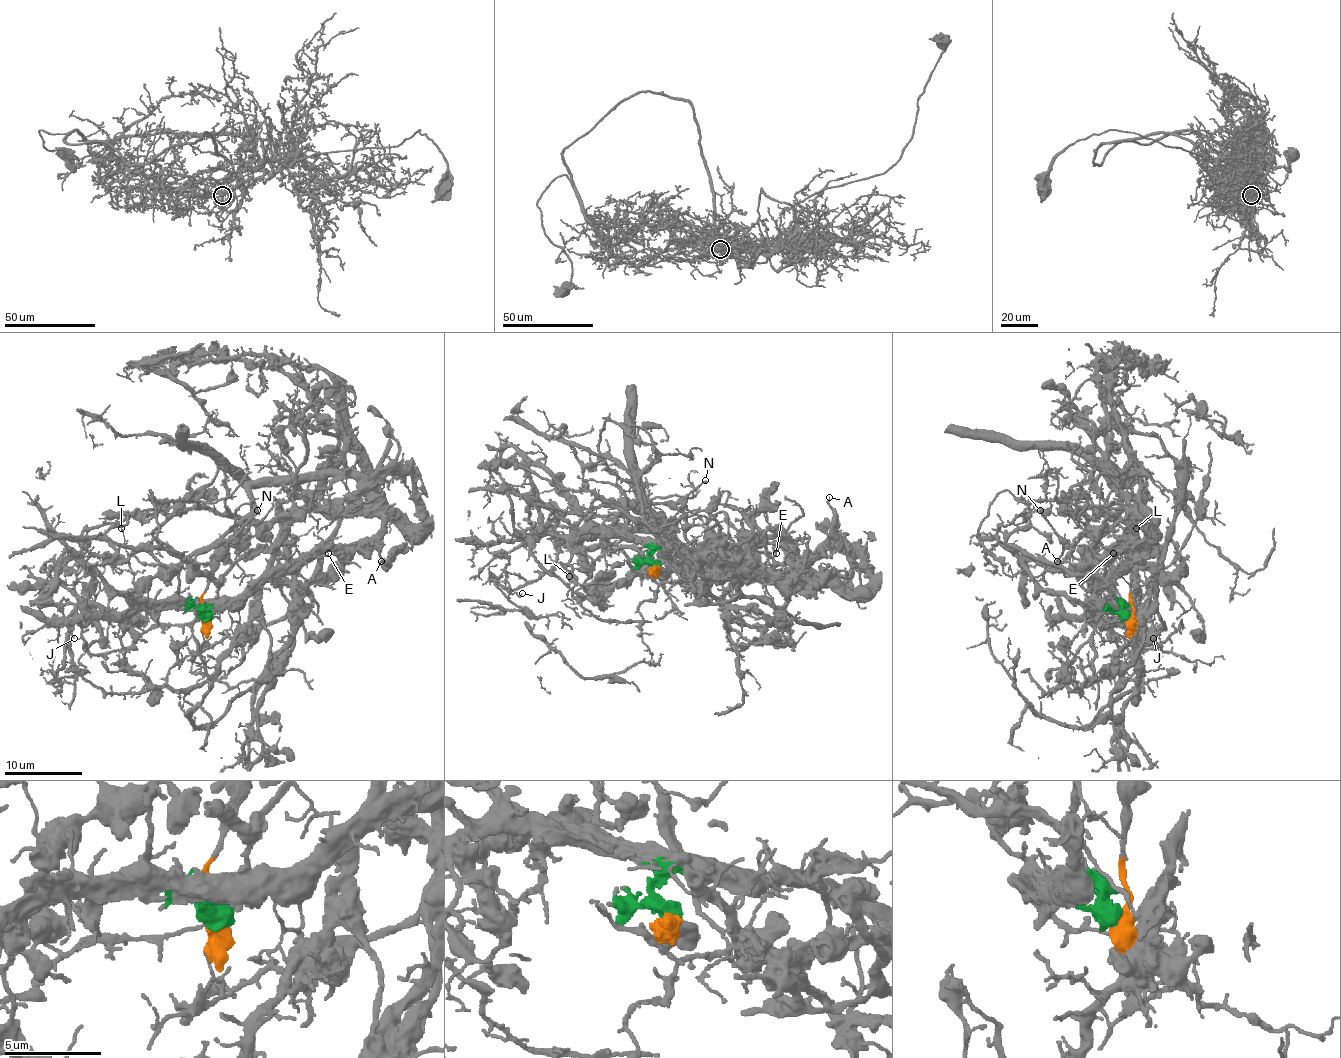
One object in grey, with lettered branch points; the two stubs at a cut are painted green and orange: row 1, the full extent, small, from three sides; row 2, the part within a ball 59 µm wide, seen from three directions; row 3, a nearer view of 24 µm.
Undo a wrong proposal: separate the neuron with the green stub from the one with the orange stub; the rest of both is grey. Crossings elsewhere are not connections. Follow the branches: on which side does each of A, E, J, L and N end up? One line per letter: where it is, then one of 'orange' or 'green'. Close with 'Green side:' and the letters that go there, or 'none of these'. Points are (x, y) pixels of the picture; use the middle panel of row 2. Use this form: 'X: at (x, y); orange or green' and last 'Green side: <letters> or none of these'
A: at (829, 497); green
E: at (776, 553); green
J: at (522, 593); green
L: at (569, 576); green
N: at (705, 480); orange
Green side: A, E, J, L

